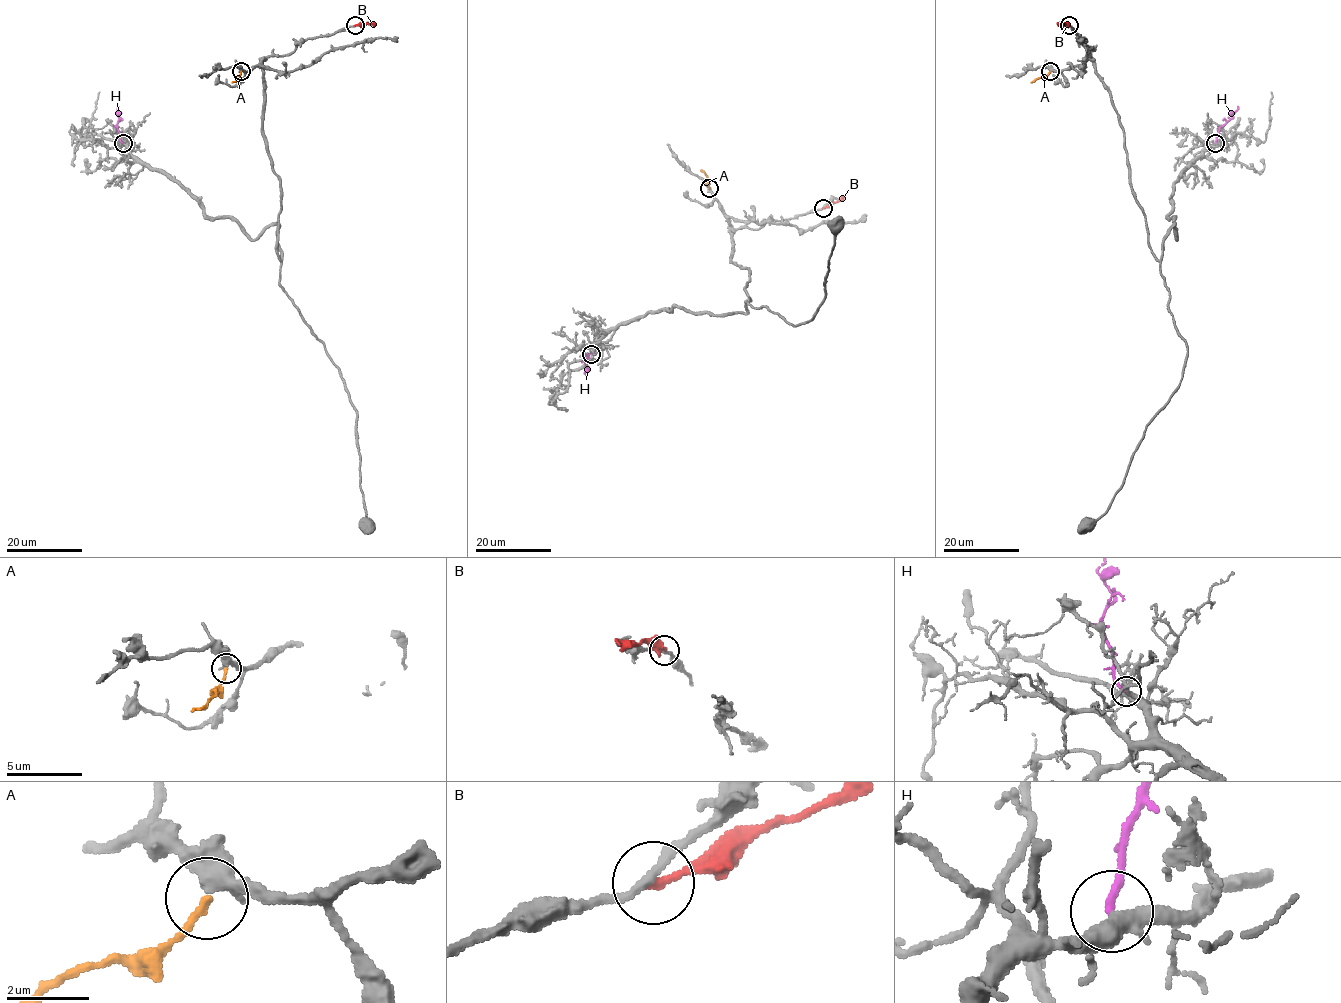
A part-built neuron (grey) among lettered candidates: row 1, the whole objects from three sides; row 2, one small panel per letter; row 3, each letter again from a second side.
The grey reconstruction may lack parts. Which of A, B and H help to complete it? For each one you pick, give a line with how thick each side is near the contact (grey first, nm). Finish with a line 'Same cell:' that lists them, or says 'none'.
H: 420 nm thick on the grey side, 190 nm on the other
Same cell: H

